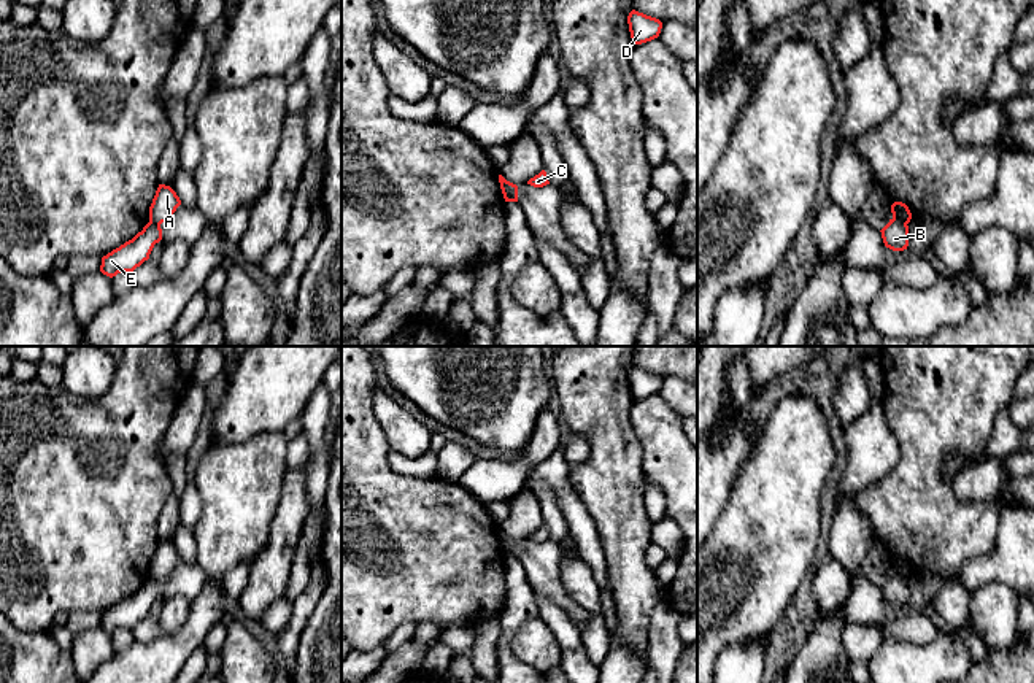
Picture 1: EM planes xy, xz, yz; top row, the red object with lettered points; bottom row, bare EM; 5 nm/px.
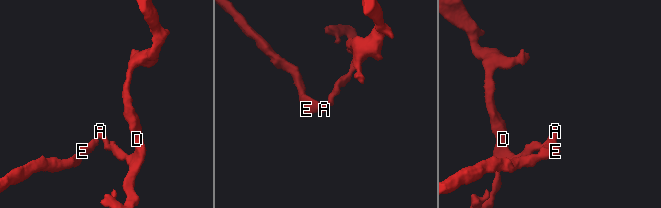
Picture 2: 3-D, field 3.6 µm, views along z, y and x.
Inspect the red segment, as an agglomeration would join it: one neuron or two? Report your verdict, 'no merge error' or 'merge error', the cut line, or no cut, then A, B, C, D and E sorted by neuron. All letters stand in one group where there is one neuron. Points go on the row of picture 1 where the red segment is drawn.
merge error | yz (893, 216), (906, 224) | A C D / B E

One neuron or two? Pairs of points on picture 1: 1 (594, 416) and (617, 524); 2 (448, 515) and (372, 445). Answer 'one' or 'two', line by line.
1: one
2: one

